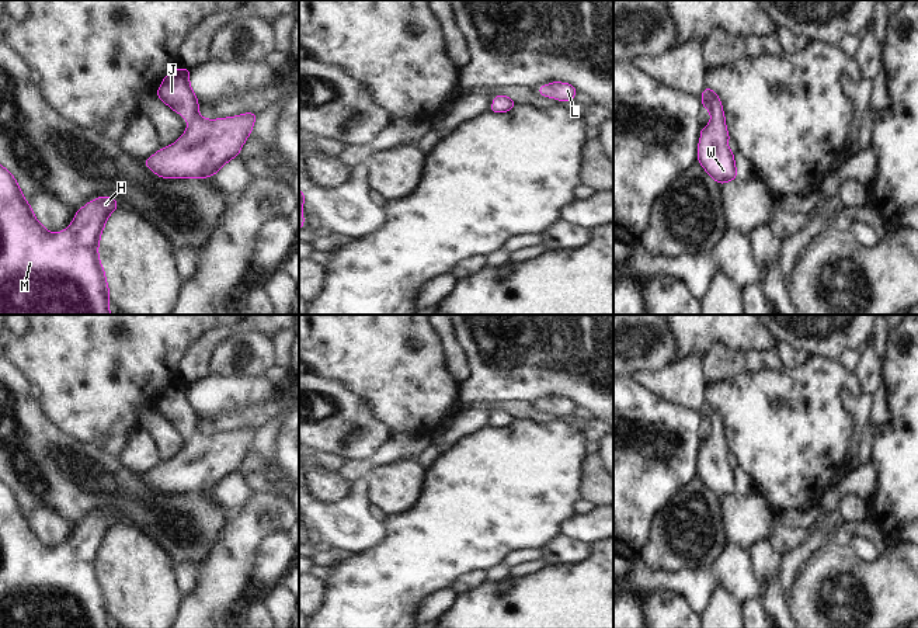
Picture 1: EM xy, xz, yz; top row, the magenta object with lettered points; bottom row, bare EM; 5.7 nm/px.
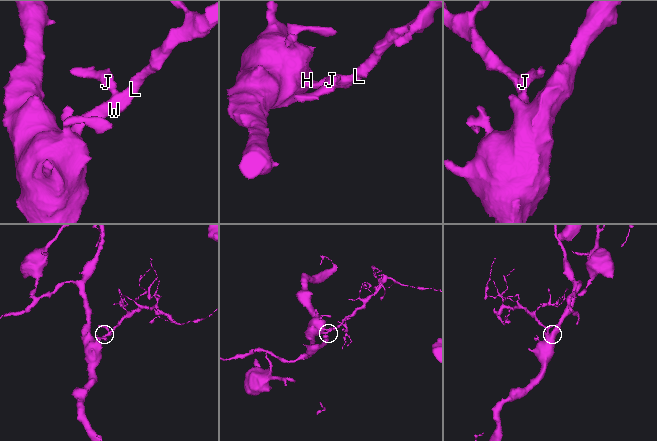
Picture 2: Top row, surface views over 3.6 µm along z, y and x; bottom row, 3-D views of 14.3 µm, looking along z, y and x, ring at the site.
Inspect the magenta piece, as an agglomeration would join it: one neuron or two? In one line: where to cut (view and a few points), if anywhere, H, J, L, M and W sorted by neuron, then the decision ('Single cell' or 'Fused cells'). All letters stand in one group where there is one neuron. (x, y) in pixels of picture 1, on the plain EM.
No split. Groups: H J L M W. Single cell

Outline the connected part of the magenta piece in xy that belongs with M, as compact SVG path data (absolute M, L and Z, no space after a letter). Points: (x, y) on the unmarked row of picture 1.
M0 480L0 628L111 628L111 610L97 563L105 535L117 523L115 513L98 511L74 528L67 544L53 549L34 531L13 489Z

